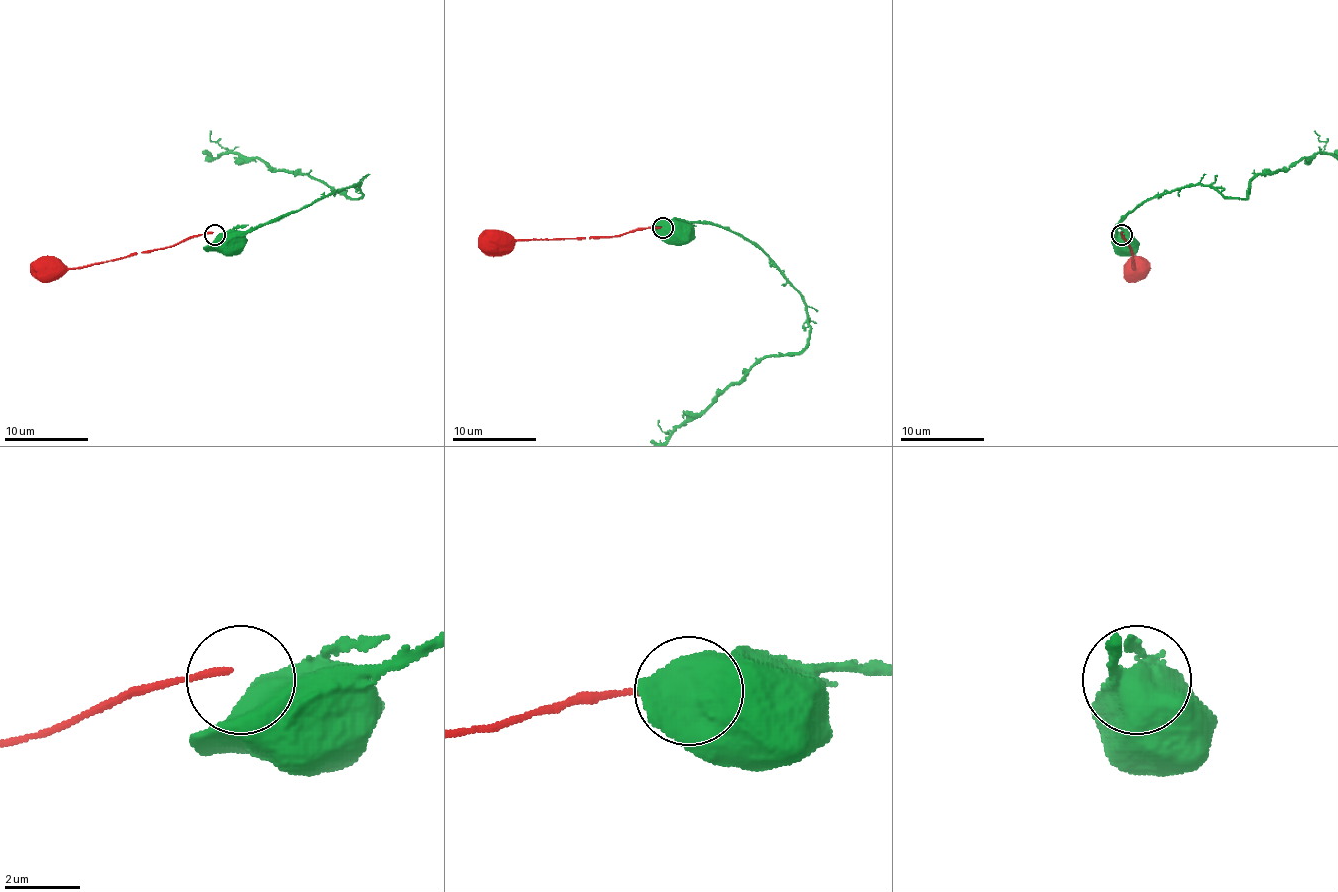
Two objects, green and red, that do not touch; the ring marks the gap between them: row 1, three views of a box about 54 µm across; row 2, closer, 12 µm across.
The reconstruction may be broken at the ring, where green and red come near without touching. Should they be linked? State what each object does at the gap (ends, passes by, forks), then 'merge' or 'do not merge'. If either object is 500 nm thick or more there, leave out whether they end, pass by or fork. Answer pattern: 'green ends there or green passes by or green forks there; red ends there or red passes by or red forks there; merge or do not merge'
do not merge

